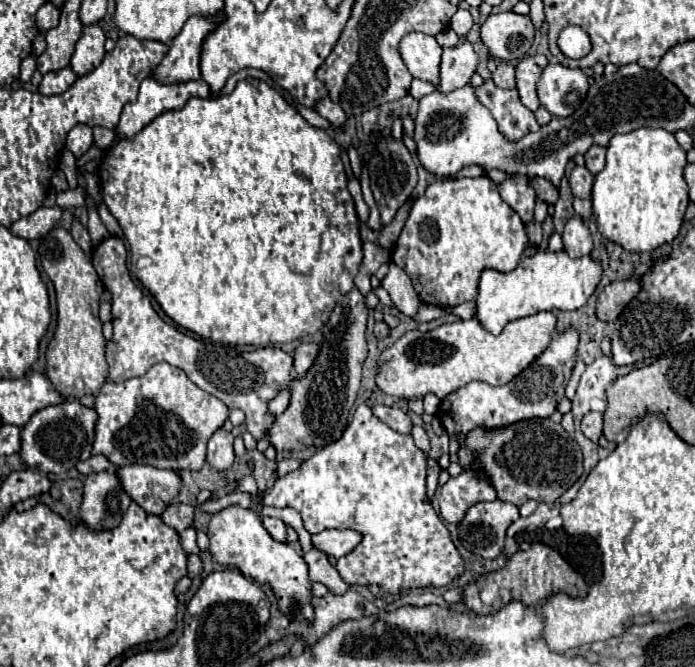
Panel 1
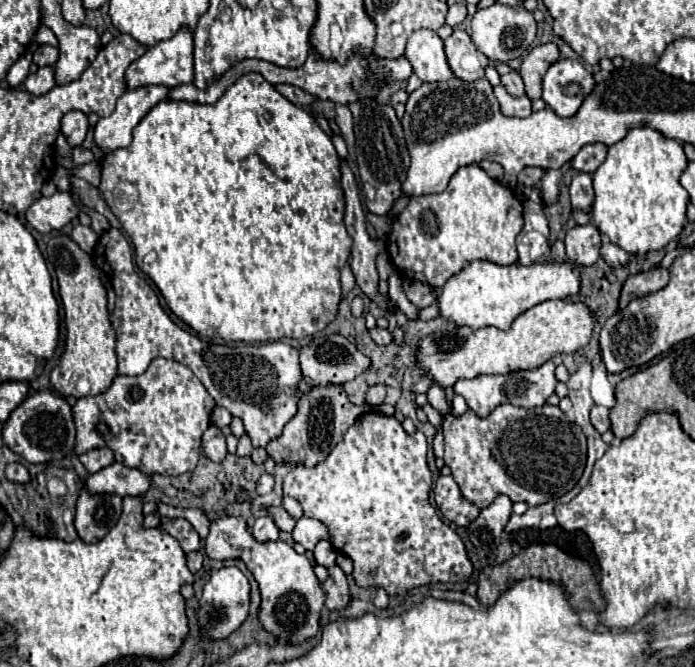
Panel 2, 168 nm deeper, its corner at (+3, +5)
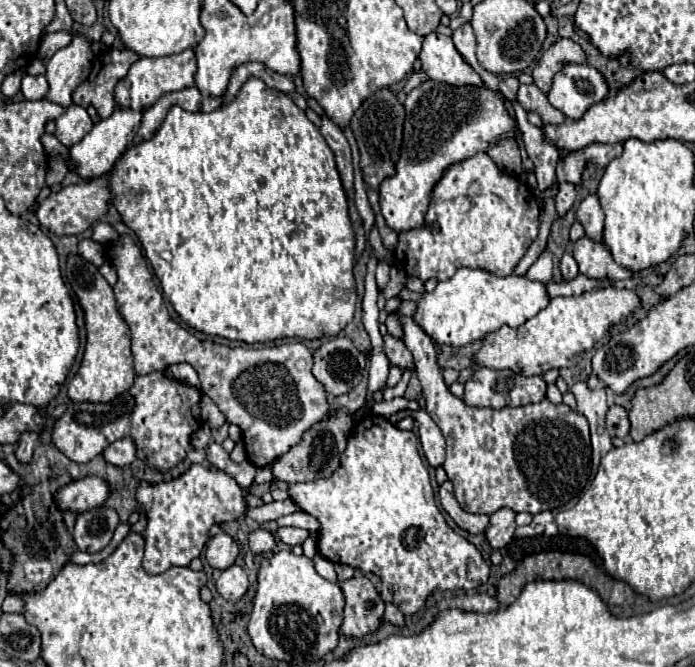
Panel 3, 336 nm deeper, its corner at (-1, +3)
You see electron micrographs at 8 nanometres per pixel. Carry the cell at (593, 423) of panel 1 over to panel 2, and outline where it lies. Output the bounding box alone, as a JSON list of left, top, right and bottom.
[590,406,610,434]

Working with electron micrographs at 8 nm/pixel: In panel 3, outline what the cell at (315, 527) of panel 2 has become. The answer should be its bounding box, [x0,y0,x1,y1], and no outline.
[278,528,308,546]

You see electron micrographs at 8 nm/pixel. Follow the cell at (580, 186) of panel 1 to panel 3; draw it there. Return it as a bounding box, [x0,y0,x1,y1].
[576,194,604,242]

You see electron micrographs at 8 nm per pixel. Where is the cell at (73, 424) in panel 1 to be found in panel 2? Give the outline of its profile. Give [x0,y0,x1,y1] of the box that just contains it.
[2,392,76,464]

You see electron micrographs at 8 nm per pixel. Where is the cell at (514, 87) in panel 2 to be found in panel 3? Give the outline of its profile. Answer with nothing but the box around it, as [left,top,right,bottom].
[516,84,564,124]

